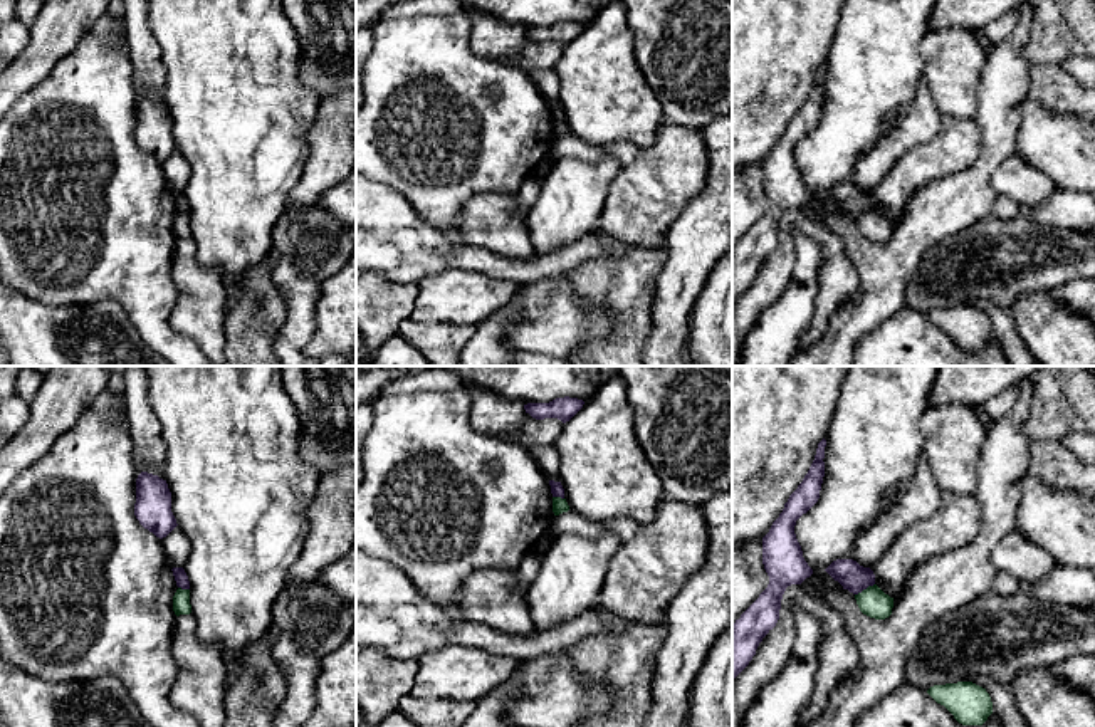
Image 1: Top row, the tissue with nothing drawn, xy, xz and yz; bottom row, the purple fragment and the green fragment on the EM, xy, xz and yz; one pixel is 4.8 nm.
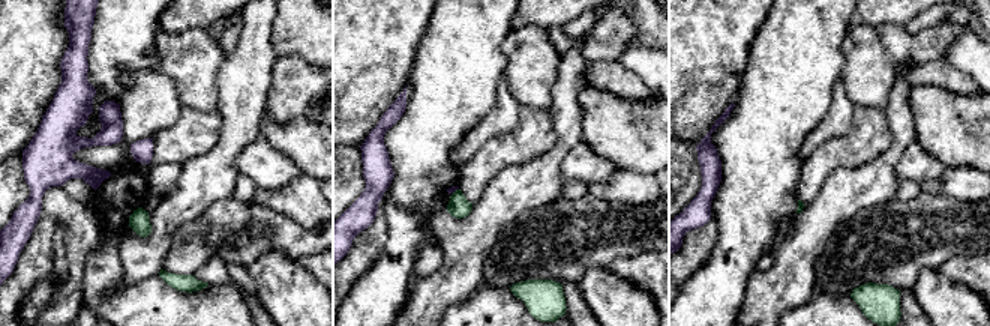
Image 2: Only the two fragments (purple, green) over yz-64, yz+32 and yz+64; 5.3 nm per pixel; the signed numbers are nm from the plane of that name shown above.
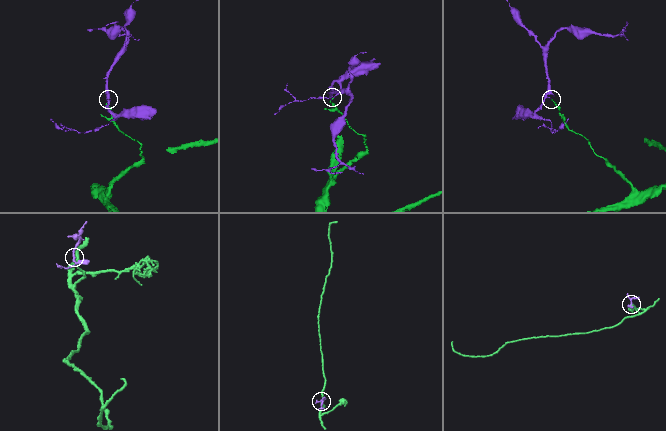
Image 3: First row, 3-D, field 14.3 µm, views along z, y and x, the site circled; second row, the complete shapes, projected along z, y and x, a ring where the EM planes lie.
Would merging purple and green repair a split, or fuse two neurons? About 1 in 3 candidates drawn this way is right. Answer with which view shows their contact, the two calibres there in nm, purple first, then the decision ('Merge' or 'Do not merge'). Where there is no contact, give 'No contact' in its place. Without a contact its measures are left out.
Touches purple in yz. Thickness 140 nm (purple) against 140 nm. Do not merge

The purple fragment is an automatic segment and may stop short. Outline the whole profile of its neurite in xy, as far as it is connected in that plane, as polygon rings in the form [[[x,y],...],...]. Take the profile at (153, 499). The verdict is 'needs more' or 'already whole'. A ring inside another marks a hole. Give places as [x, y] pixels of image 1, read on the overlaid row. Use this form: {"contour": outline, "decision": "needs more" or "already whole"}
{"contour": [[[141,472],[136,479],[134,515],[156,537],[166,537],[178,524],[171,512],[171,492],[166,480]]], "decision": "already whole"}

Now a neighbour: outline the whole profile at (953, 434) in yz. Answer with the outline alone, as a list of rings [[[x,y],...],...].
[[[964,403],[929,406],[919,423],[924,435],[922,455],[940,490],[976,495],[977,465],[988,428],[976,408]]]

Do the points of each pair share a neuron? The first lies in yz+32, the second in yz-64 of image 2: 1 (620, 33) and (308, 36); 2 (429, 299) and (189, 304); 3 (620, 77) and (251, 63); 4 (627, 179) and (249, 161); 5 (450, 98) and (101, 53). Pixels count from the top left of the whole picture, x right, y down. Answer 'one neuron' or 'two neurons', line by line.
1: one neuron
2: two neurons
3: two neurons
4: two neurons
5: one neuron

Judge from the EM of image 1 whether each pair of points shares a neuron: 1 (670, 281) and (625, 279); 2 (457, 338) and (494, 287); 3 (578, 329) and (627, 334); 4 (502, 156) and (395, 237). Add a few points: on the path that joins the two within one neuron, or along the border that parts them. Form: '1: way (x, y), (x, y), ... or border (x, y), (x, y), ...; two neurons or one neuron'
1: border (665, 247), (665, 264), (654, 292), (652, 319); two neurons
2: border (429, 321), (474, 326); two neurons
3: border (583, 301), (602, 309), (613, 328), (576, 348); two neurons
4: border (395, 188), (424, 220), (454, 240); two neurons

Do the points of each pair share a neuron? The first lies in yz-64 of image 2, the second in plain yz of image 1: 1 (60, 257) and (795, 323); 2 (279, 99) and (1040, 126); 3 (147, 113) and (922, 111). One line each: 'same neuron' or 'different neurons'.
1: same neuron
2: different neurons
3: same neuron

